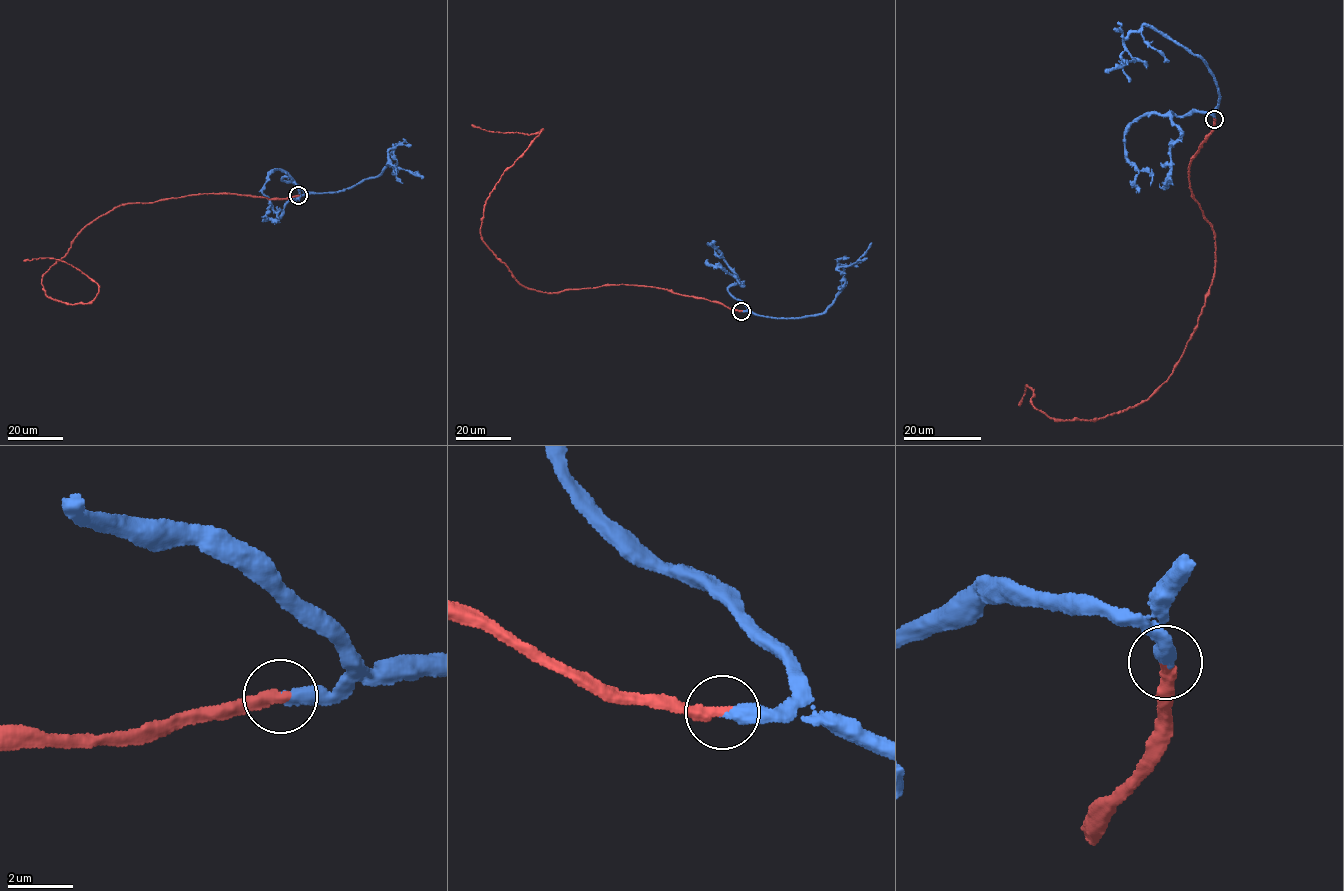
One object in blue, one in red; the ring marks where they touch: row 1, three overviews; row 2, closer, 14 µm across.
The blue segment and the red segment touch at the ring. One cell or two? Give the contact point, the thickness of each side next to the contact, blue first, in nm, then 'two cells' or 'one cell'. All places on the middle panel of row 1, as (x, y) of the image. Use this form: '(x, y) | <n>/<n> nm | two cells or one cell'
(741, 311) | 400/400 nm | one cell

